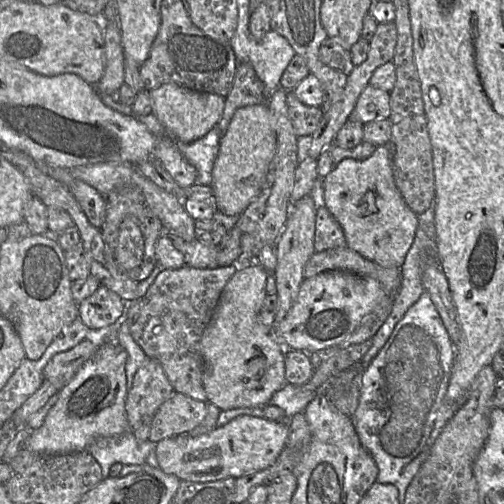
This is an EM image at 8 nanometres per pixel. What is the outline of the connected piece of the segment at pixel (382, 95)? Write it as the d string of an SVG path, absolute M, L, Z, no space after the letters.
M368 84L358 97L349 119L366 124L388 119L390 113L390 93Z

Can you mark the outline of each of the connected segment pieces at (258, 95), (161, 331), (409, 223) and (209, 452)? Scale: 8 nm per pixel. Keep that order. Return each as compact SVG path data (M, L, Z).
M238 63L232 88L225 98L223 114L218 121L220 138L226 132L235 111L241 107L266 103L263 83L249 63Z
M237 264L204 269L186 265L164 269L142 298L127 303L125 319L132 338L148 358L161 364L176 393L207 402L200 342L224 286L237 270Z
M390 145L377 146L366 159L343 159L320 180L316 193L342 227L347 247L384 268L400 268L412 246L418 215L406 204L395 183Z
M238 416L227 424L199 435L166 438L155 446L159 469L180 481L208 483L264 470L274 464L289 434L288 420L275 422L263 417Z

